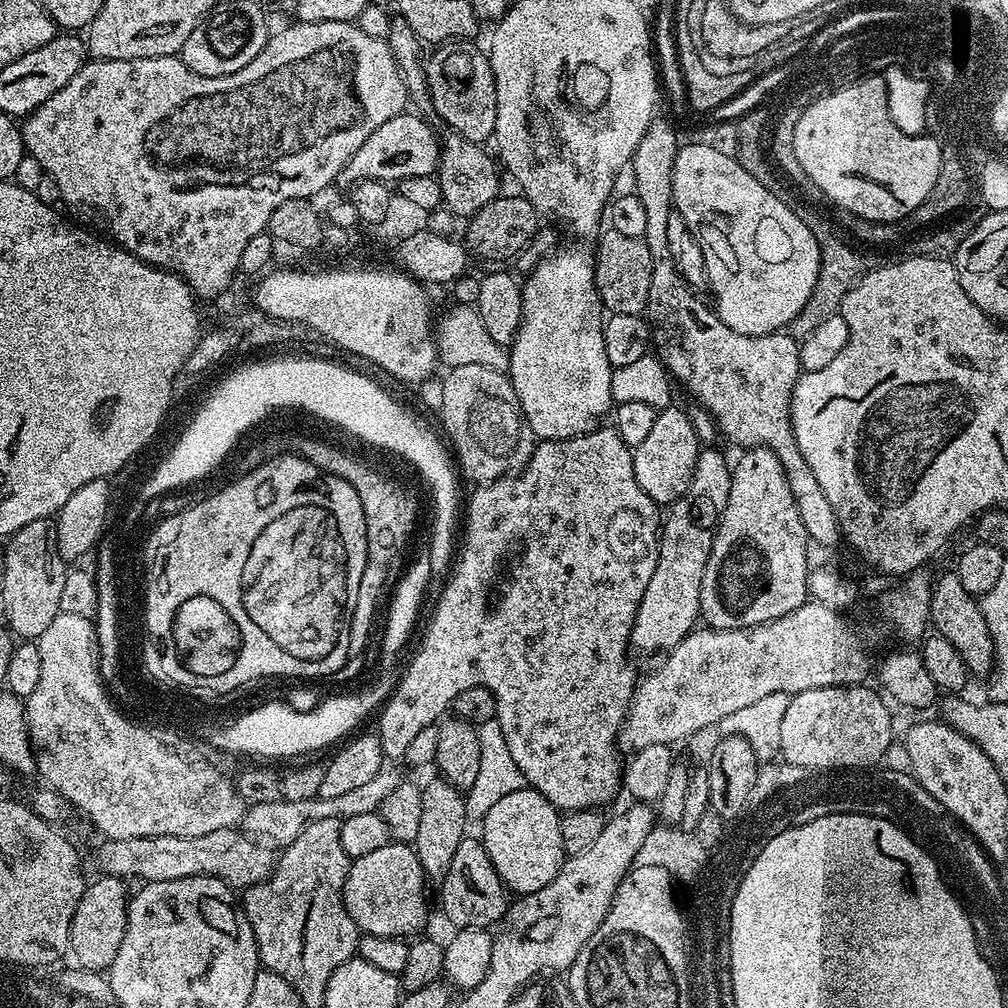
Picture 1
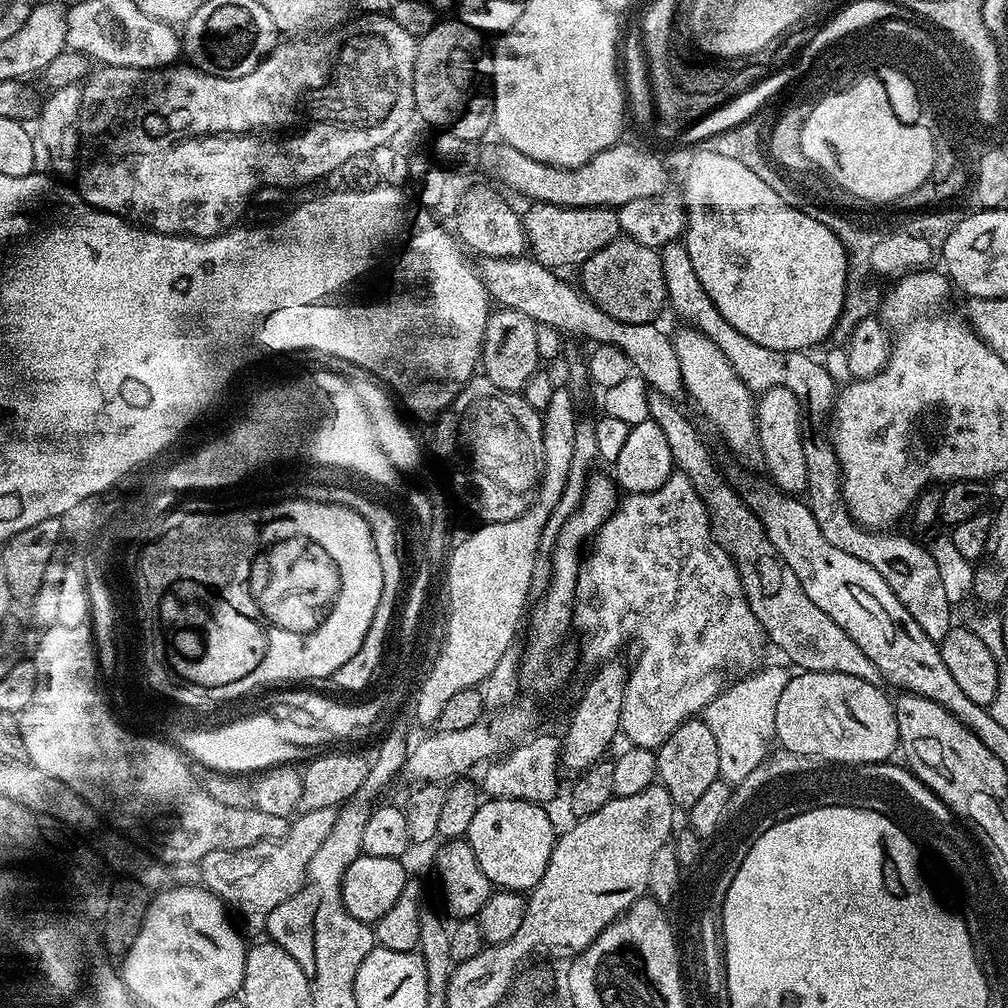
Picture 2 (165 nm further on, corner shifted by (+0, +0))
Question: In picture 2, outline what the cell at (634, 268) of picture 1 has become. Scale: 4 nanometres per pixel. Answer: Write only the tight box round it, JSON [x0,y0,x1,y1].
[578,238,668,324]

